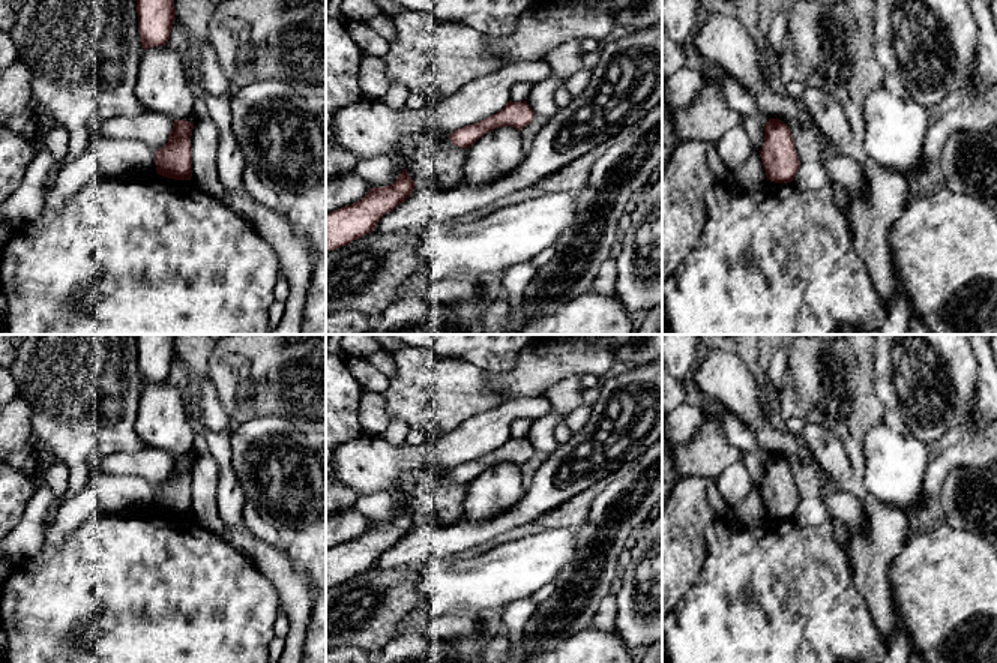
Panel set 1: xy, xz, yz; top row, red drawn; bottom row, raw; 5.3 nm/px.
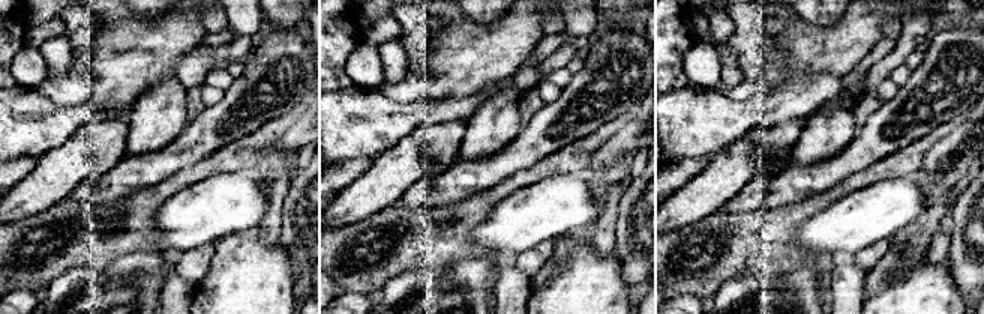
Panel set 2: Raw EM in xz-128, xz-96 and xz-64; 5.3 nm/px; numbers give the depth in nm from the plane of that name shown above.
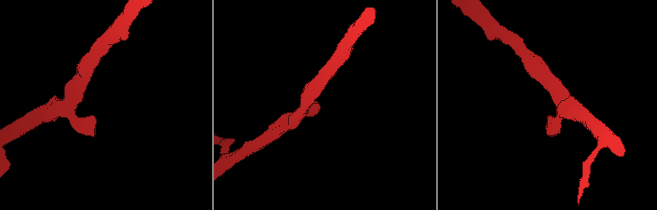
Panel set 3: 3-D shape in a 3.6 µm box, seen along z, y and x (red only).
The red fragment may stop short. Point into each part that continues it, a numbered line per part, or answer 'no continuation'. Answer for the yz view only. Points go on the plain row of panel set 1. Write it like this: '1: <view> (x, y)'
no continuation

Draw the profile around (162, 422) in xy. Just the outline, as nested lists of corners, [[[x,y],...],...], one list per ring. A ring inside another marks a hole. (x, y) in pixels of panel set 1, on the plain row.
[[[168,381],[144,386],[135,412],[135,430],[150,448],[171,458],[191,453],[195,434],[183,390]]]

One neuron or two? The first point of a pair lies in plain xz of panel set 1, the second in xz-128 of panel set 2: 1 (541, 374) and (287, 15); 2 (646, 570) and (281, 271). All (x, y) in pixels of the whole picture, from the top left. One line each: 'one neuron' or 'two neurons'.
1: two neurons
2: two neurons

